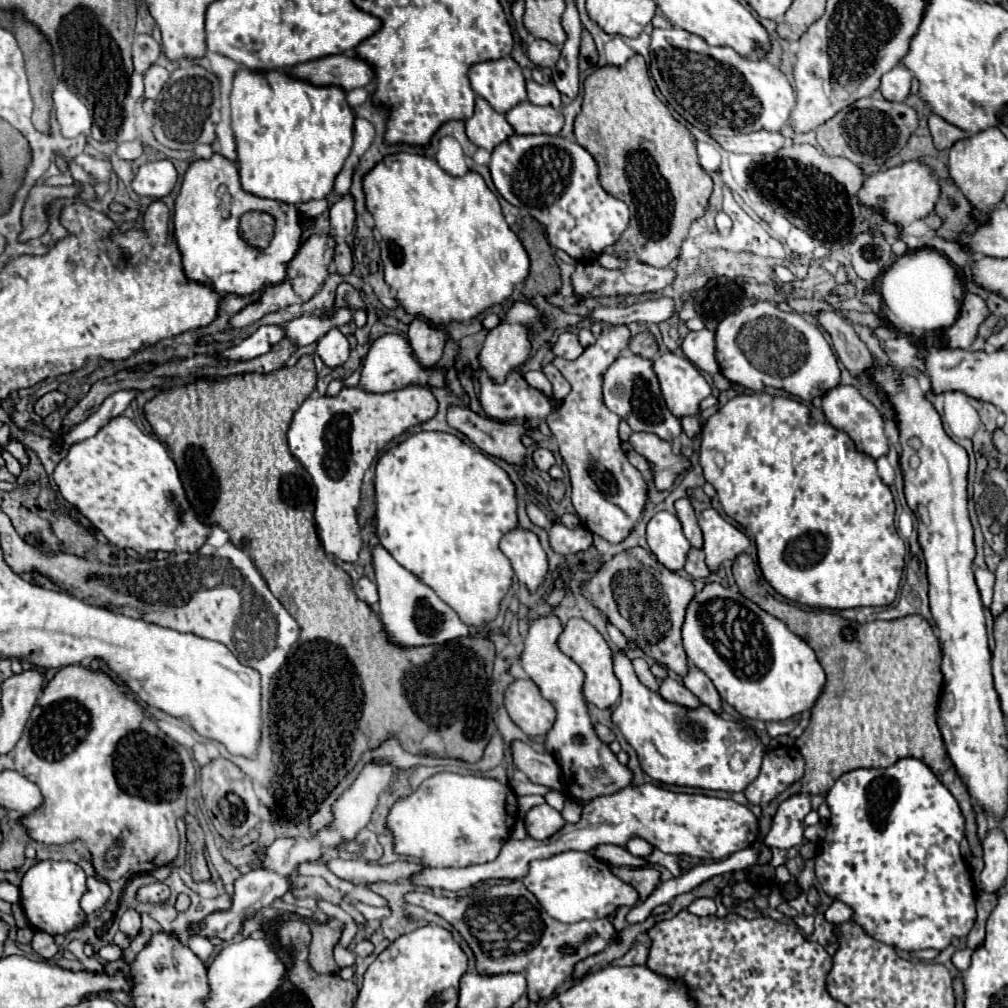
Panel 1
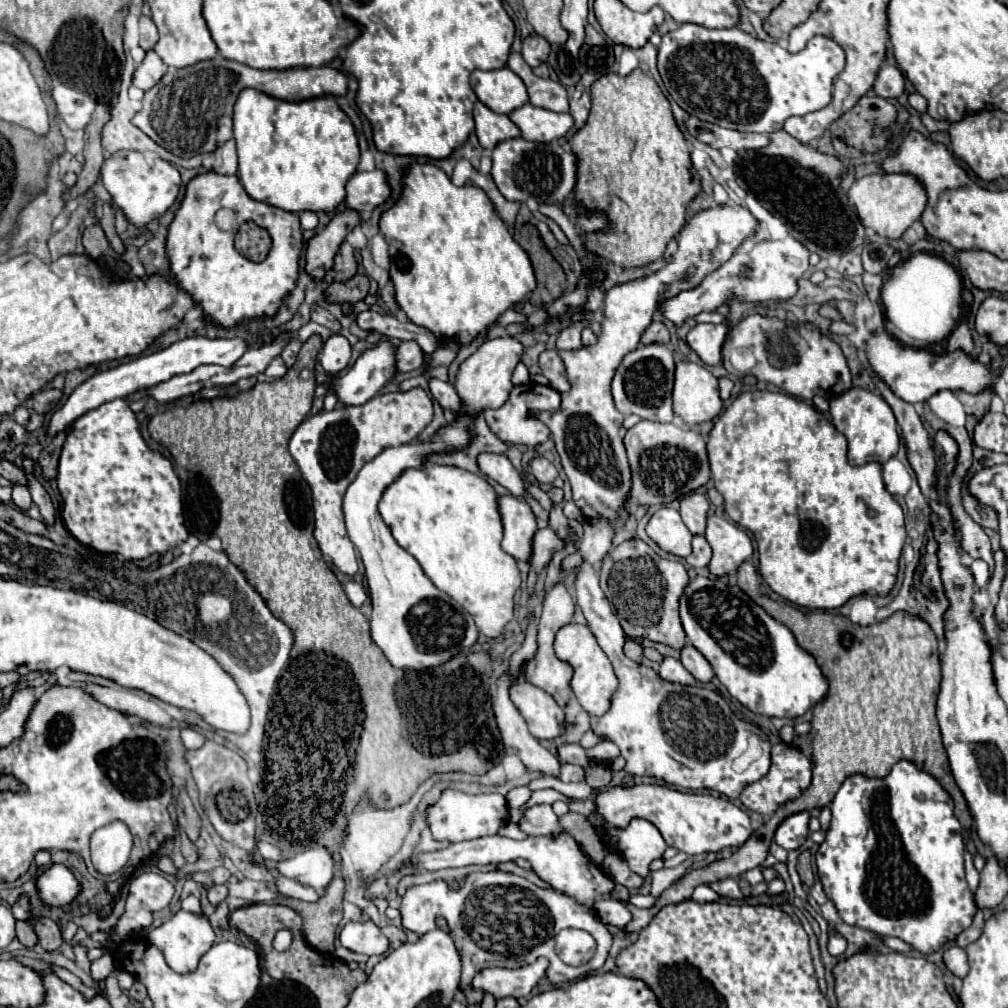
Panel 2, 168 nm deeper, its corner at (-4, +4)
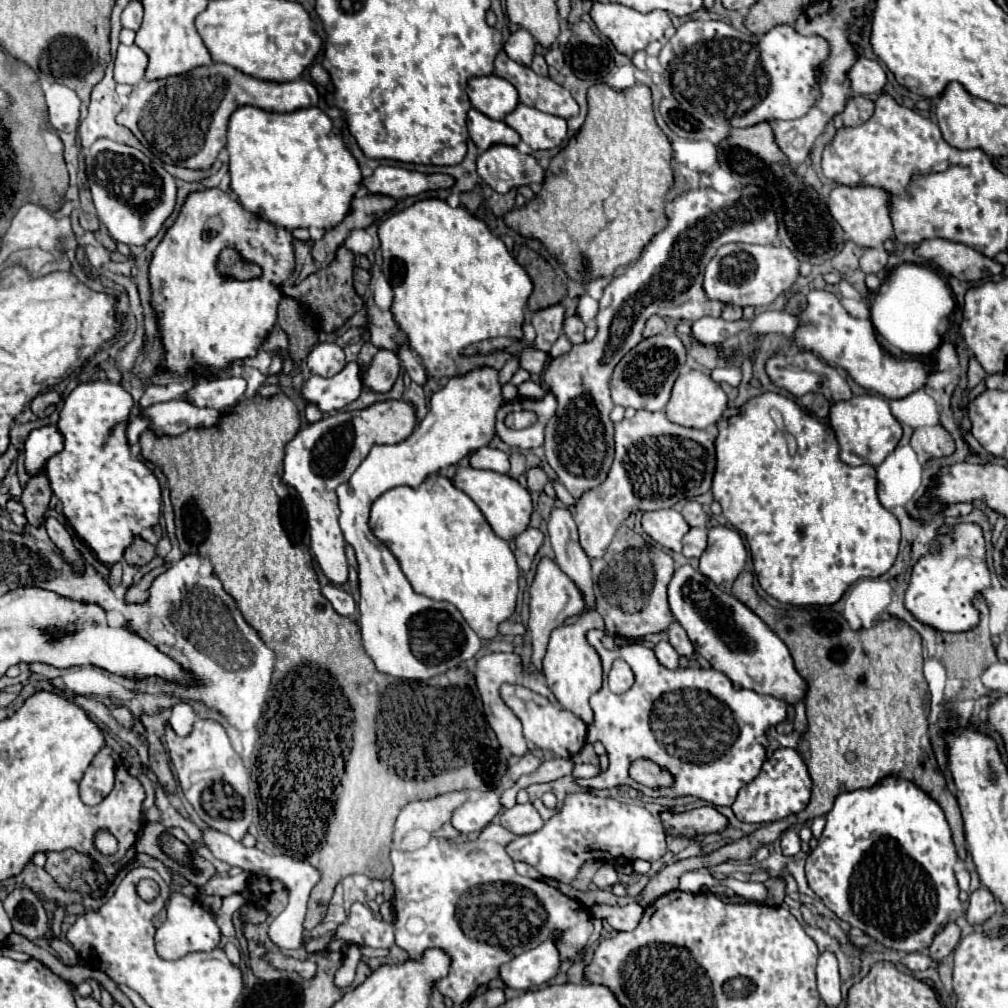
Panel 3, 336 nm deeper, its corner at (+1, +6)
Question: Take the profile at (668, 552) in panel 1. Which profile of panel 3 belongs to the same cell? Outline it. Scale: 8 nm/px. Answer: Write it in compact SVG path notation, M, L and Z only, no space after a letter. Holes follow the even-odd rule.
M669 508L669 510L655 510L645 512L641 518L643 530L661 546L681 552L681 540L689 532L689 524L681 516L681 512Z

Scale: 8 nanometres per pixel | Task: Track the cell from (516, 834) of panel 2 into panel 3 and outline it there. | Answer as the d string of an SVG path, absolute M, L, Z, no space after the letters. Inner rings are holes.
M491 822L477 840L453 842L447 838L431 838L423 848L411 852L391 850L391 880L395 886L395 896L391 900L395 910L395 944L417 960L427 948L445 950L451 958L449 976L445 976L445 980L437 980L435 986L455 1004L465 1004L475 994L477 986L499 978L499 966L503 962L509 962L523 950L535 948L537 944L545 942L553 926L559 928L561 934L561 960L579 958L581 948L593 932L593 922L585 906L581 908L579 902L541 880L523 878L515 872L513 860L505 852L505 846L513 840L515 836L511 832L507 832L497 822Z

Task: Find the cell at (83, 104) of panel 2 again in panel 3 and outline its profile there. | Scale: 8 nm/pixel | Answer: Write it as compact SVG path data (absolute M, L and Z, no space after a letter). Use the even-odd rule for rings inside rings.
M52 82L45 90L45 102L49 108L49 122L55 130L77 132L81 102L71 88Z

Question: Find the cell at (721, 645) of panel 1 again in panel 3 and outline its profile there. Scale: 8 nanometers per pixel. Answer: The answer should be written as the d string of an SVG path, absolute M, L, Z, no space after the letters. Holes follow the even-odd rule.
M689 564L675 570L669 582L669 606L675 620L679 620L685 628L695 652L701 654L715 670L729 676L737 688L769 694L787 704L803 700L807 684L797 674L785 642L743 602L725 594L699 570Z

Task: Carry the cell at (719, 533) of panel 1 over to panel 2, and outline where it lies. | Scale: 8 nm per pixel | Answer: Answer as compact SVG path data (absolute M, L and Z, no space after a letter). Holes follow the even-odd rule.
M708 516L706 540L712 546L712 560L708 564L714 576L724 576L736 570L754 552L750 536L722 516Z

